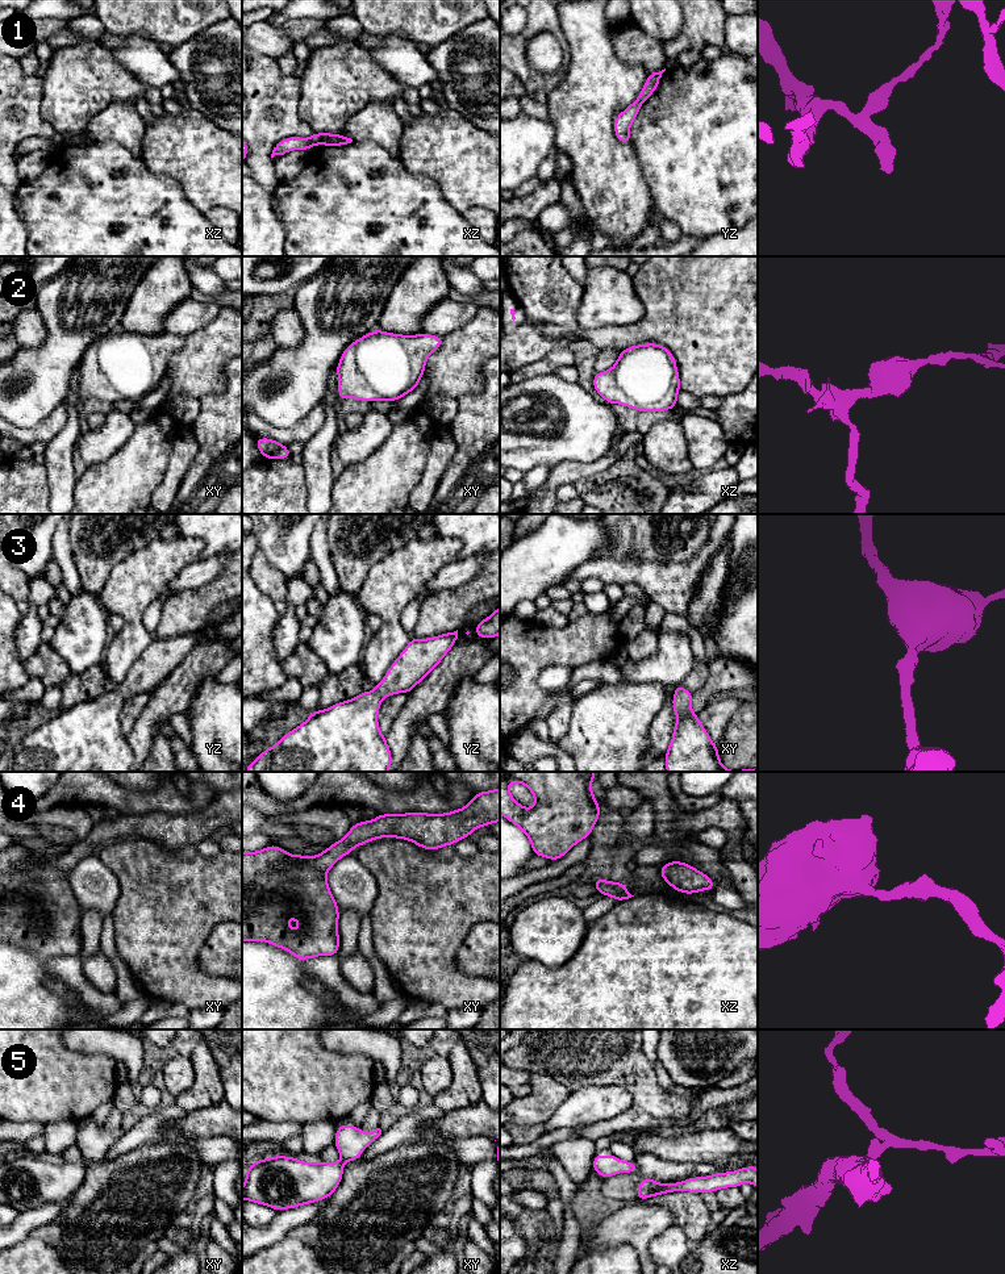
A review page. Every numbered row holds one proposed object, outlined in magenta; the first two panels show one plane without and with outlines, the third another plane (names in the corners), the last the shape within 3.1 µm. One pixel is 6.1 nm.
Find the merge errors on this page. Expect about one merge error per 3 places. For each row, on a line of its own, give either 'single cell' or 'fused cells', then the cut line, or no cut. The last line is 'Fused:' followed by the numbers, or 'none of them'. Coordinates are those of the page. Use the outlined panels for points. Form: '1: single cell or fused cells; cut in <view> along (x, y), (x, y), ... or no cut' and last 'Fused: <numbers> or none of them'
1: fused cells; cut in xz along (336, 134), (320, 143)
2: single cell; no cut
3: single cell; no cut
4: single cell; no cut
5: single cell; no cut
Fused: 1

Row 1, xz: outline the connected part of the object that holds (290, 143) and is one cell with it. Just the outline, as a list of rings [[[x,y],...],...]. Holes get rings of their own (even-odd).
[[[313,133],[309,138],[288,137],[278,142],[272,150],[271,158],[284,155],[292,150],[308,151],[312,146],[321,145],[324,141],[334,137],[331,133]]]

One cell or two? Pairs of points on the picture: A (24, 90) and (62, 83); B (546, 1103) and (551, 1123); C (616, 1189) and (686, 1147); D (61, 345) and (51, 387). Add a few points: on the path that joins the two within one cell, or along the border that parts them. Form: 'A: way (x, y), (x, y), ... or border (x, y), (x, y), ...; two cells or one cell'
A: border (41, 78), (42, 97), (40, 115), (44, 118); two cells
B: border (570, 1094), (543, 1124); two cells
C: border (642, 1153), (653, 1153), (666, 1160), (695, 1164); two cells
D: way (61, 355), (51, 364), (51, 376); one cell

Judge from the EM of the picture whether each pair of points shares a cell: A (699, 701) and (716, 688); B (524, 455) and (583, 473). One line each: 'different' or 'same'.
A: same
B: different

